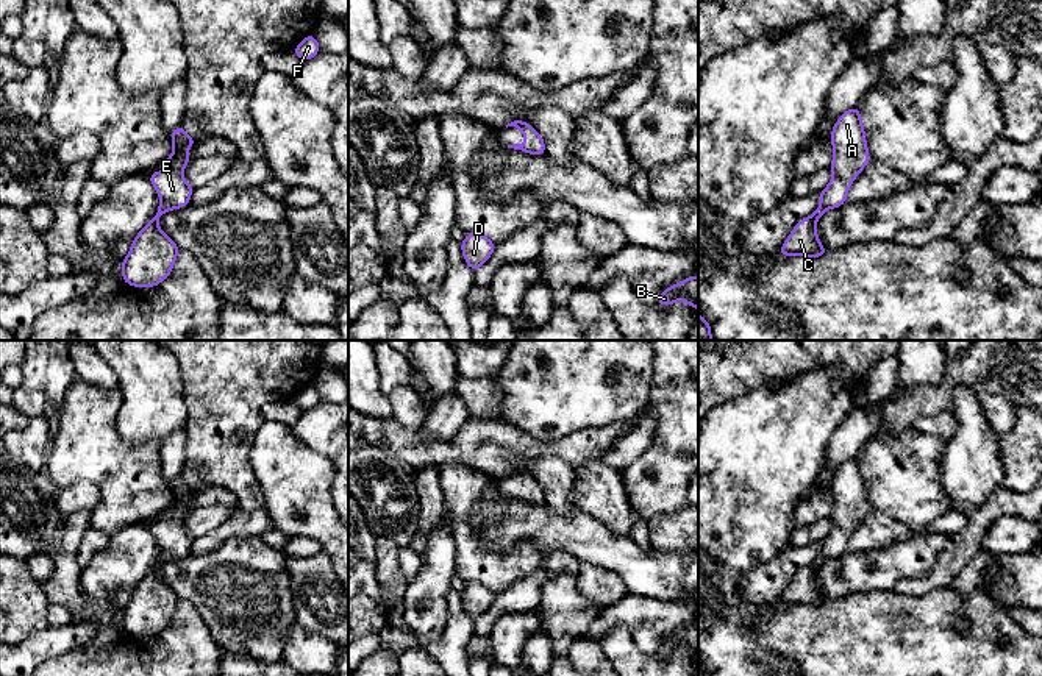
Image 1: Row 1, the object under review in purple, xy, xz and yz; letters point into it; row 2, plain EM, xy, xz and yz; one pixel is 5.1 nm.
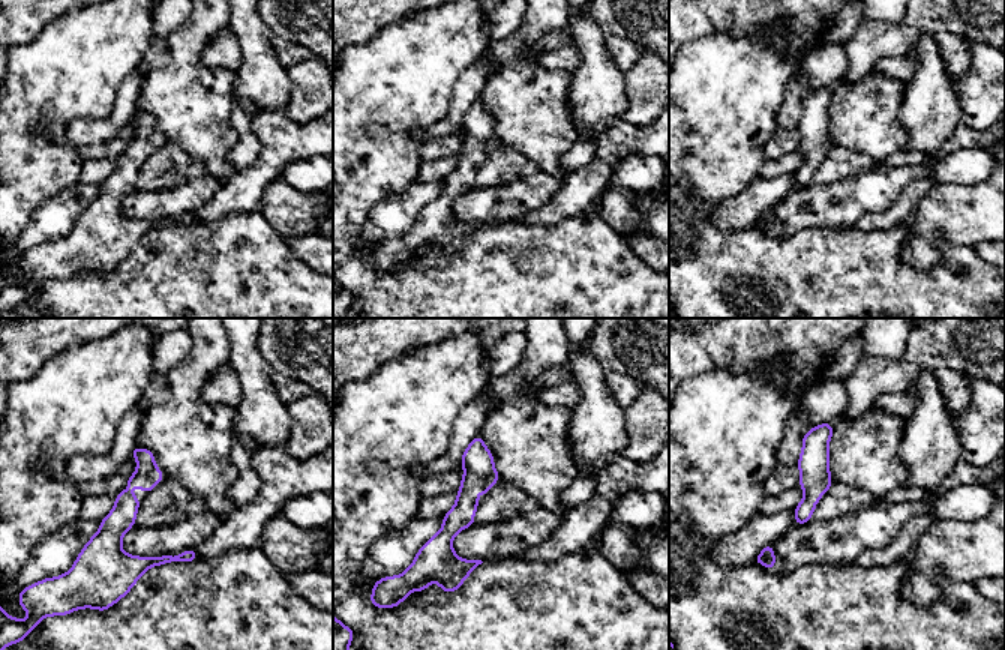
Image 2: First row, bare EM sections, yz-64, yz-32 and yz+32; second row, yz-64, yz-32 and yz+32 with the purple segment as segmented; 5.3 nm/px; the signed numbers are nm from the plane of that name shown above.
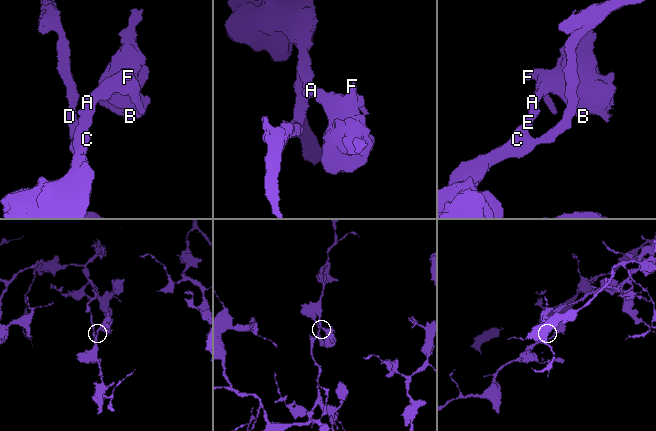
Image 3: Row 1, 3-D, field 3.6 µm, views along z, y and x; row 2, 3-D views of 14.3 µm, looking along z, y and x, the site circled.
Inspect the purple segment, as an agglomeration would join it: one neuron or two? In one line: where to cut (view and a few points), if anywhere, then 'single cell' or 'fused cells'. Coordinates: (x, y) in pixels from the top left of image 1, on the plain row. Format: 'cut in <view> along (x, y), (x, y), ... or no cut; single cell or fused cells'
no cut; single cell

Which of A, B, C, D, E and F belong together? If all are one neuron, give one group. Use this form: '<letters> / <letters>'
A B C D E F

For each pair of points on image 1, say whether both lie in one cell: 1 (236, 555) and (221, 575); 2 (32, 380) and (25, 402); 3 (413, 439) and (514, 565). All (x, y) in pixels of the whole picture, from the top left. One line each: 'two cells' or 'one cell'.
1: one cell
2: one cell
3: two cells

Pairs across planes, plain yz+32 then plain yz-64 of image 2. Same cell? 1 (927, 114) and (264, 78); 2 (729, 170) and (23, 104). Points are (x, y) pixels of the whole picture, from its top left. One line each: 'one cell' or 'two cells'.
1: one cell
2: one cell

